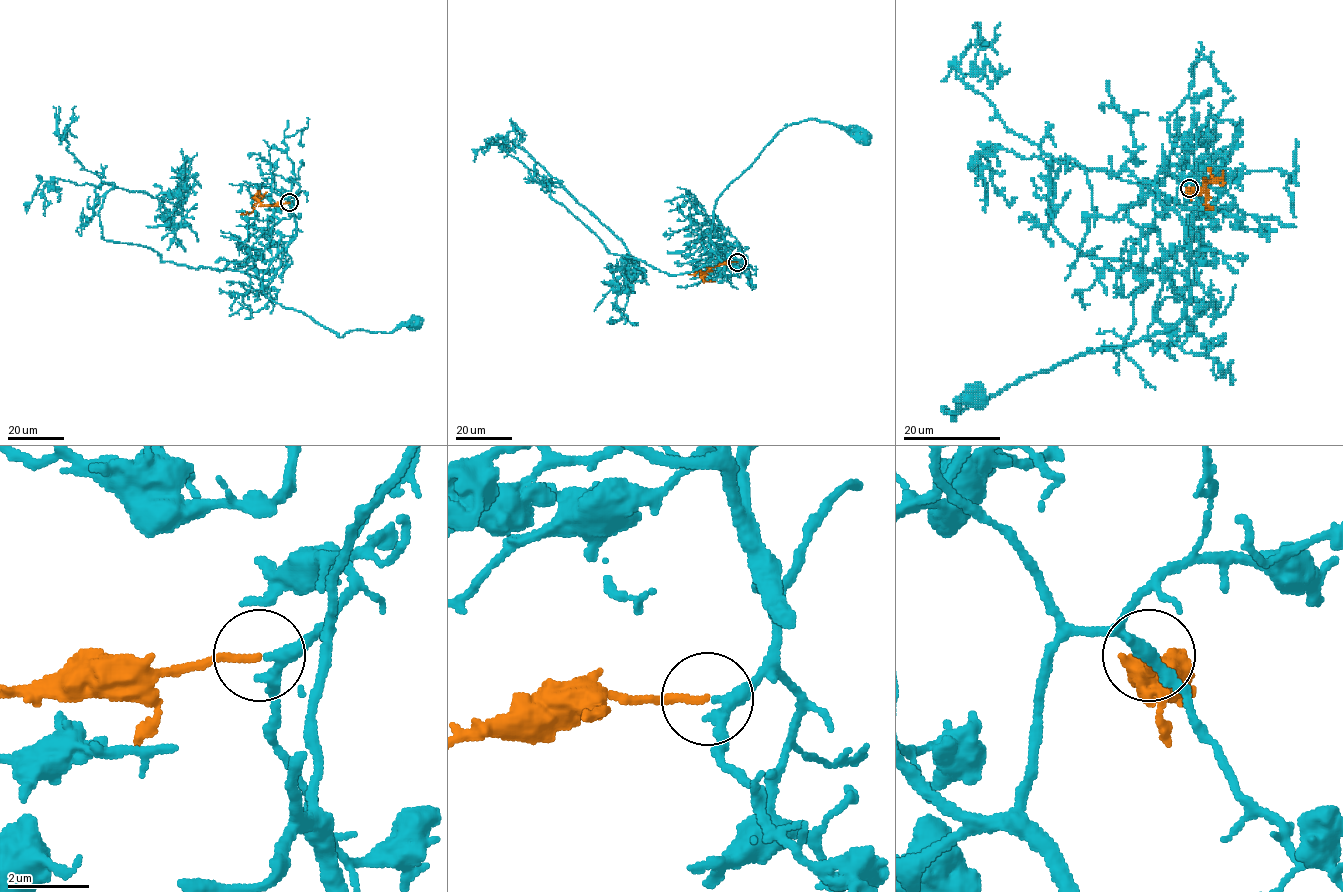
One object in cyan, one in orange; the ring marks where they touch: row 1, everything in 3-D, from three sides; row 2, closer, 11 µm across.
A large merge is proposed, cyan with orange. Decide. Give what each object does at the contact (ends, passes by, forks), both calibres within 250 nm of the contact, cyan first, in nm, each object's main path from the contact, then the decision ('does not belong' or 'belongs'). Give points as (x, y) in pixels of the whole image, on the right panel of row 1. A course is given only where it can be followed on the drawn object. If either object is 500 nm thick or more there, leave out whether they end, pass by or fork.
cyan passes by; orange ends there; 280 nm thick on the cyan side, 180 nm on the other; cyan runs (1189, 188), (1175, 204), (1189, 300), (1170, 329), (1019, 377), (953, 420), (942, 409), (972, 394); orange runs (1189, 188), (1192, 193), (1200, 193), (1205, 187), (1205, 206), (1209, 205), (1212, 208), (1210, 209); belongs

